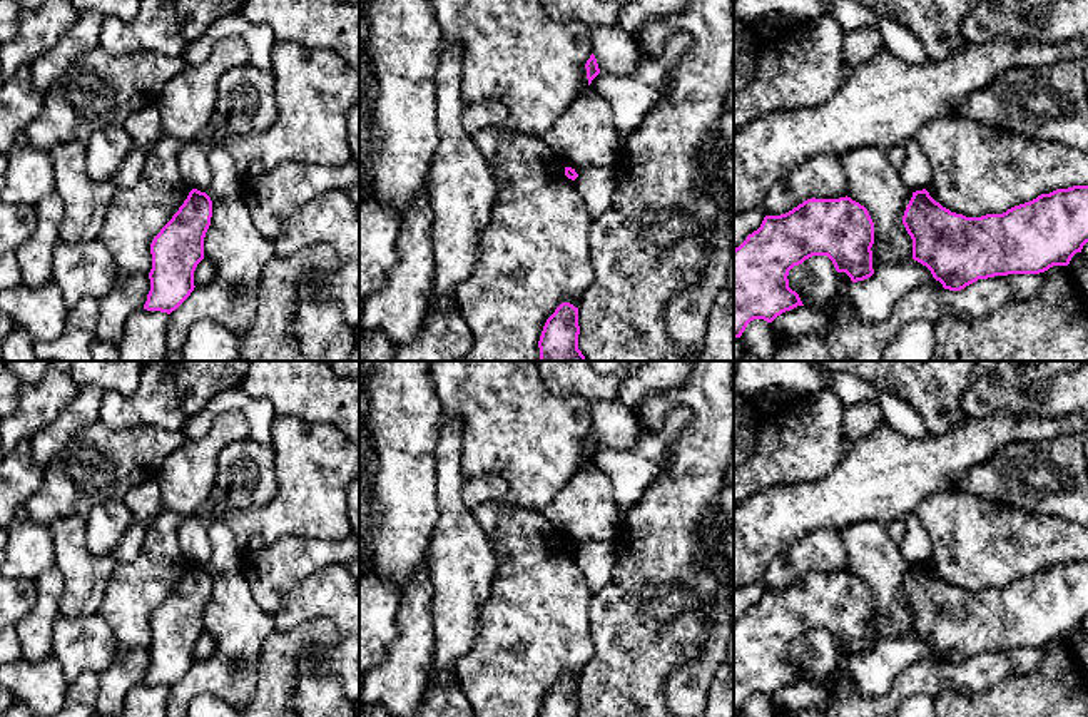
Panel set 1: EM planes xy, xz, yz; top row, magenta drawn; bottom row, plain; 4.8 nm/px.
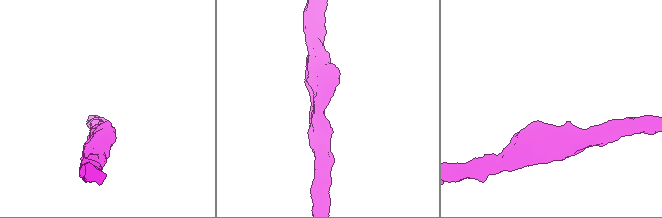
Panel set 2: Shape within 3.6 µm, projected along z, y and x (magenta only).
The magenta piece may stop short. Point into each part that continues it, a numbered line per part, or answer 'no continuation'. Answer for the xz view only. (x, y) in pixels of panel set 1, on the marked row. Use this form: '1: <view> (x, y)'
1: xz (617, 52)

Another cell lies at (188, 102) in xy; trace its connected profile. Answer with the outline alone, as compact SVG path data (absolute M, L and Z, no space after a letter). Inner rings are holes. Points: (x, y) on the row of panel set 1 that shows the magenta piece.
M229 35L214 43L211 55L199 65L187 65L162 89L155 102L162 134L192 142L214 120L216 87L221 77L239 65L249 65L244 38Z

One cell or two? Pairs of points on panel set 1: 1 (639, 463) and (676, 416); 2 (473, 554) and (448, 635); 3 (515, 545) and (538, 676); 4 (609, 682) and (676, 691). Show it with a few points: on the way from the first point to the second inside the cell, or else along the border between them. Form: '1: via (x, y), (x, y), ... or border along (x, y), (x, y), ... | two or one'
1: via (650, 452), (672, 428) | one
2: via (462, 574), (455, 615) | one
3: via (535, 577), (535, 644) | one
4: border along (692, 661), (681, 662), (671, 672), (666, 699) | two

